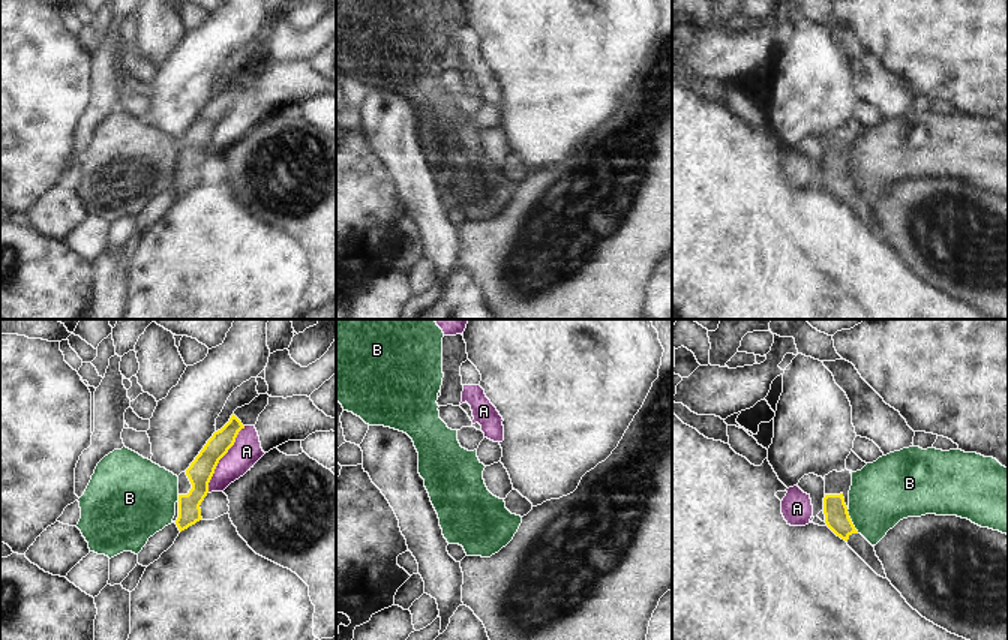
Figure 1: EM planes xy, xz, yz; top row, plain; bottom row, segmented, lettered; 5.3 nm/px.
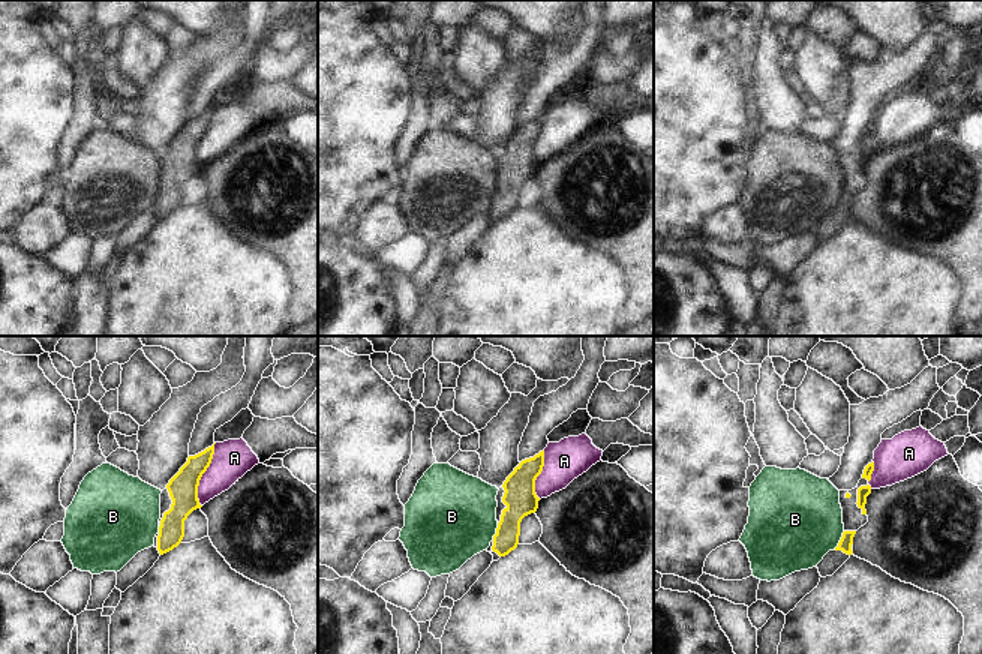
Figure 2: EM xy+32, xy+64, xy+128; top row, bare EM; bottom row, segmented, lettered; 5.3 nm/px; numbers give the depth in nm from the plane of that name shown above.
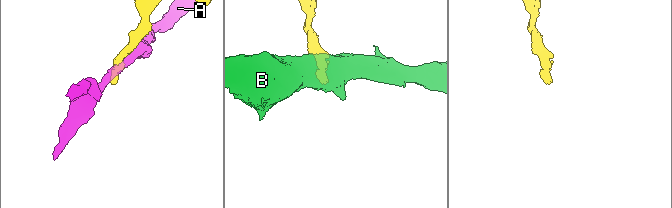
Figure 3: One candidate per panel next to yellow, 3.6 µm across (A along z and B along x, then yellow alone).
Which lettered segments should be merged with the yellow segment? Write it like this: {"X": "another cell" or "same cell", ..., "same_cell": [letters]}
{"A": "another cell", "B": "another cell", "same_cell": []}

